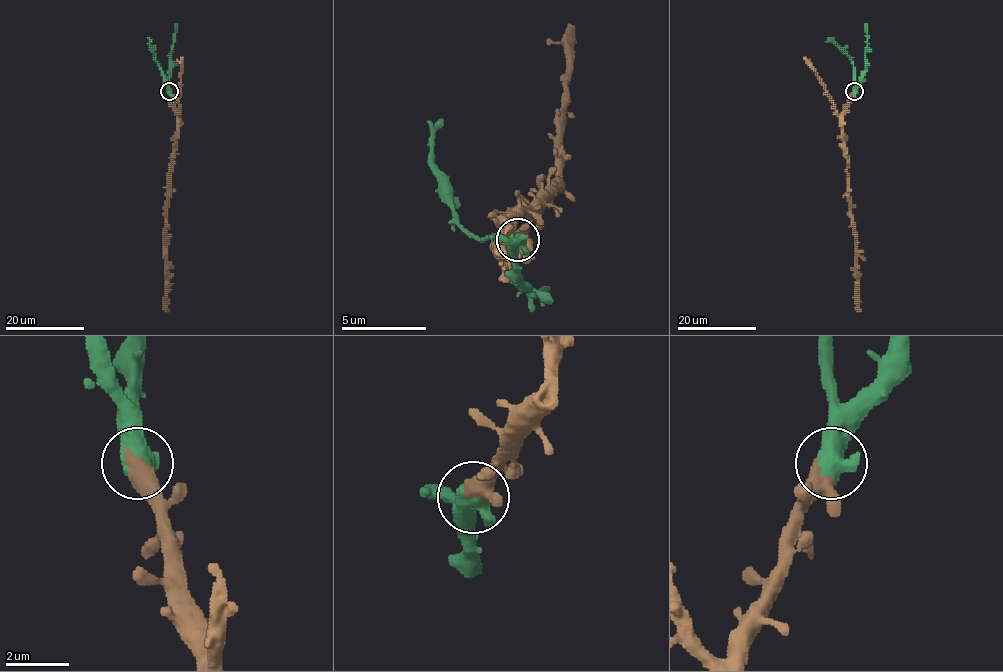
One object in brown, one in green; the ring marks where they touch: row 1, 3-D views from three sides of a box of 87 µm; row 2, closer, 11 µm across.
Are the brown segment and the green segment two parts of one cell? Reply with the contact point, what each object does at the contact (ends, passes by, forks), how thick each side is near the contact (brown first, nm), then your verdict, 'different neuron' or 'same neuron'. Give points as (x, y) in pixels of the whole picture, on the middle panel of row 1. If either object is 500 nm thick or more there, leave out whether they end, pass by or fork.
(517, 240) | 480/850 nm | same neuron

